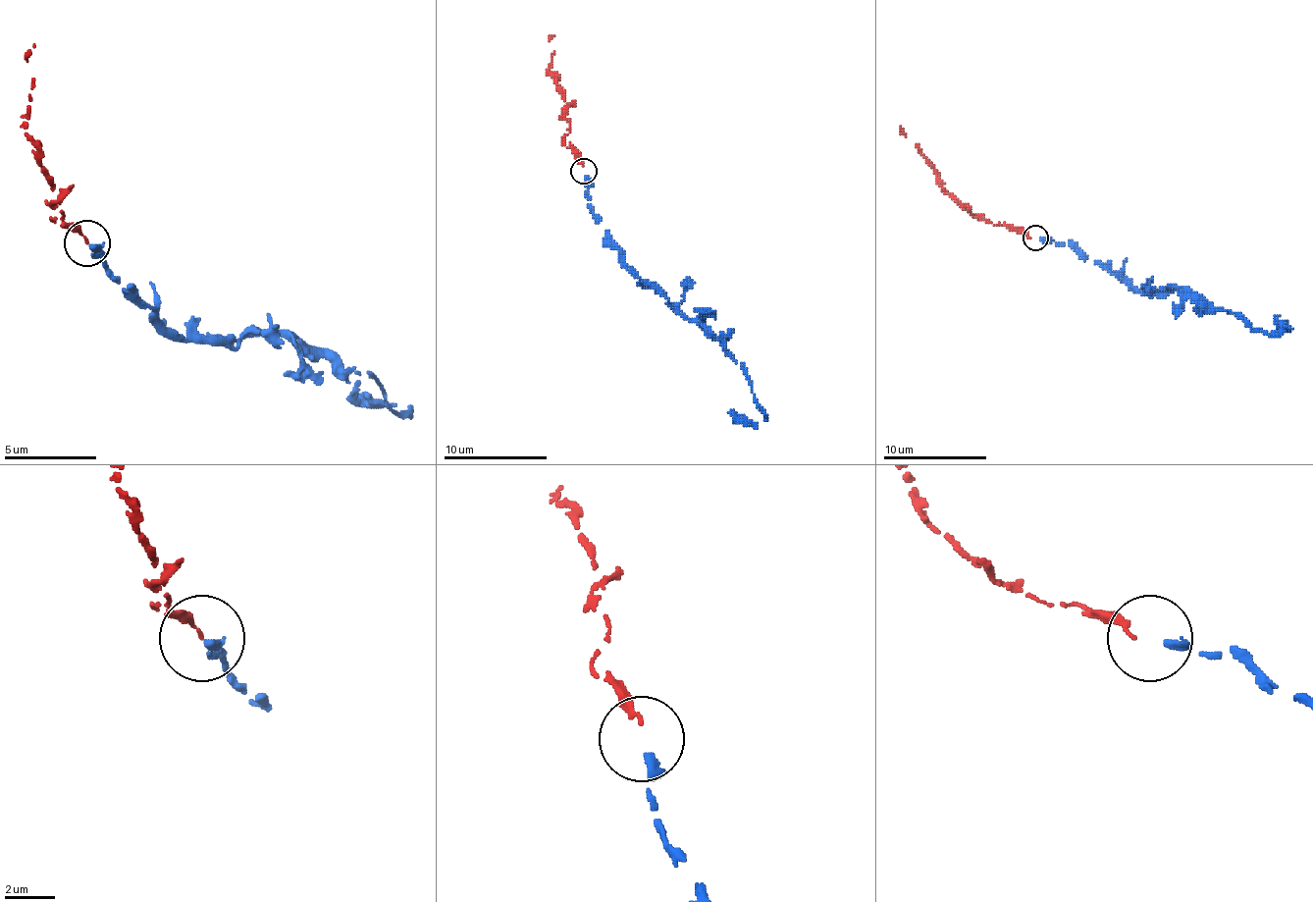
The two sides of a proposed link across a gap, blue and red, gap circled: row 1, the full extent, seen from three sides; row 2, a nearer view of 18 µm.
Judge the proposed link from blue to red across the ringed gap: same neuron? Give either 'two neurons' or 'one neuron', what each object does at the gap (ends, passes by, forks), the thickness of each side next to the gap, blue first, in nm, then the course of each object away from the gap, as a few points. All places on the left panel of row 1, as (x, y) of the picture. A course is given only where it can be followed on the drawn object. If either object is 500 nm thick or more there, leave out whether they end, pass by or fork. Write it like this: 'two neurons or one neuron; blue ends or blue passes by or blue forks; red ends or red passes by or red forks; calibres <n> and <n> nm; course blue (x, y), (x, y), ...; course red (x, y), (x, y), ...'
one neuron; blue ends; red ends; calibres 320 and 160 nm; course blue (90, 242), (114, 280), (187, 340), (293, 335), (368, 372), (395, 413), (409, 404), (349, 391); course red (86, 242), (54, 220), (63, 215), (54, 178), (30, 145), (35, 77), (26, 63), (35, 44)

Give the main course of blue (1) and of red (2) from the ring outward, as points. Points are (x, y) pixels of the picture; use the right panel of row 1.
1: (1040, 238), (1072, 242), (1142, 292), (1186, 290), (1259, 331), (1287, 329), (1275, 321)
2: (1030, 238), (1009, 225), (986, 222), (957, 201), (939, 183), (934, 165), (905, 136), (900, 126)

